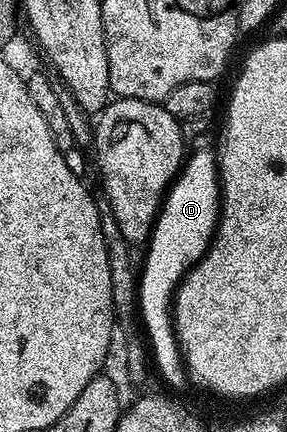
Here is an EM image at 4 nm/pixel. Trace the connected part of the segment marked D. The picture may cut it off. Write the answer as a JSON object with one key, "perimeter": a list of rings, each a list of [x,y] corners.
{"perimeter":[[[201,149],[186,158],[181,172],[174,178],[162,202],[153,232],[147,243],[149,251],[137,283],[137,309],[140,322],[147,331],[152,362],[159,369],[162,379],[172,392],[190,384],[190,376],[184,362],[181,344],[177,339],[172,315],[172,303],[185,274],[205,255],[220,216],[220,178],[216,152]]]}

